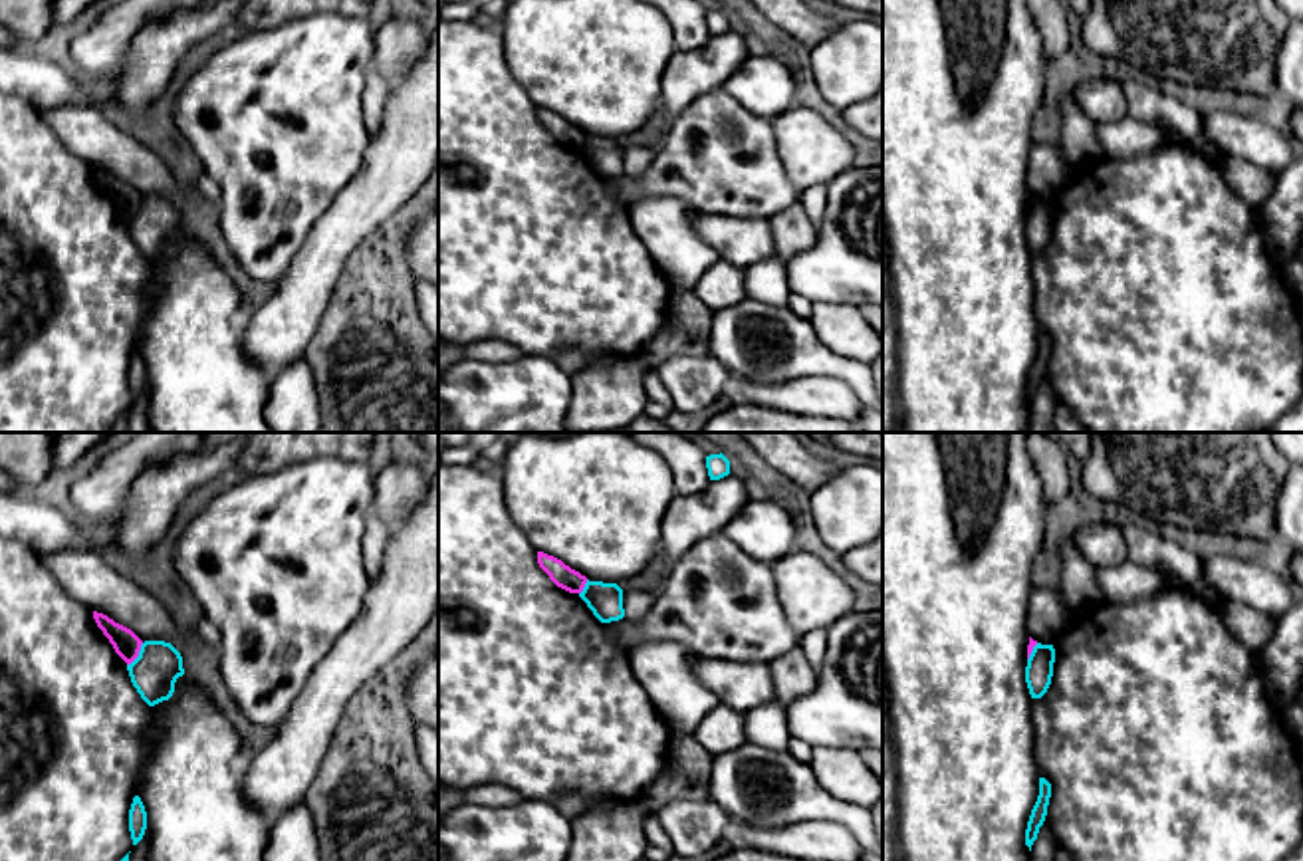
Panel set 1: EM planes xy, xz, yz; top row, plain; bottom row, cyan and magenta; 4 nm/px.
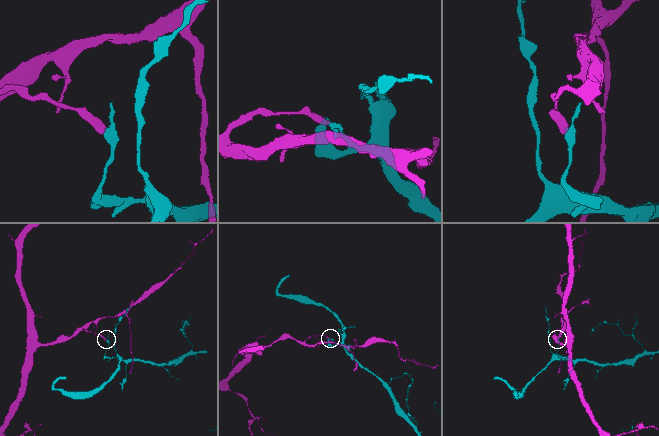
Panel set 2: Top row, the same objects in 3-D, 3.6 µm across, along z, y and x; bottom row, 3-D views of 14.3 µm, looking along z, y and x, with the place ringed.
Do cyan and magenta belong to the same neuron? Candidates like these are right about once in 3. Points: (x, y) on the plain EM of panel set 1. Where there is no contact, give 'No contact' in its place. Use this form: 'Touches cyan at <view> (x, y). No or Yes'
Touches cyan at xy (139, 211). No

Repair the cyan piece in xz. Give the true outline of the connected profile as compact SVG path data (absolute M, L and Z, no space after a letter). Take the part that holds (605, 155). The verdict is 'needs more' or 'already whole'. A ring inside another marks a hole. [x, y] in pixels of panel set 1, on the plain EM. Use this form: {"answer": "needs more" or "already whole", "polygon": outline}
{"answer": "already whole", "polygon": "M589 137L579 153L587 159L601 179L619 177L625 173L623 145L617 139Z"}

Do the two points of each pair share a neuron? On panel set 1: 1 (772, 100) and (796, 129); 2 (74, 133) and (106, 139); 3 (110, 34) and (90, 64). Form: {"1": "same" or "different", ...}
{"1": "different", "2": "same", "3": "same"}

